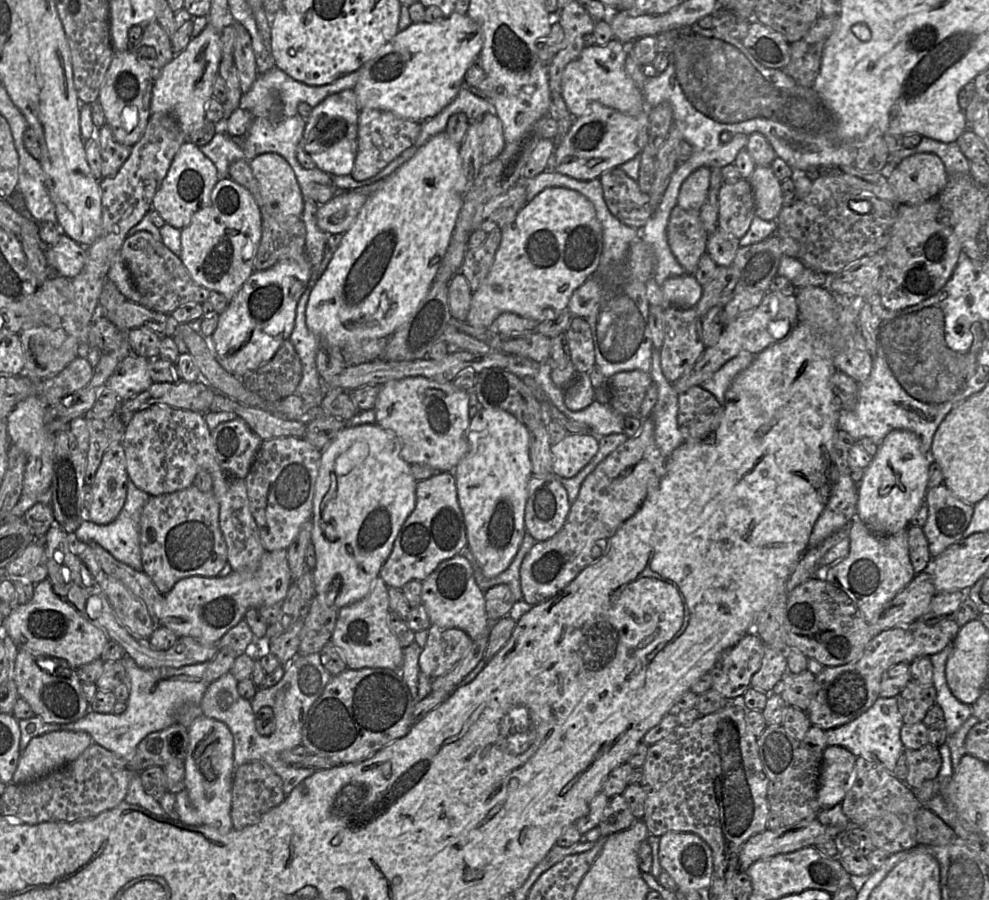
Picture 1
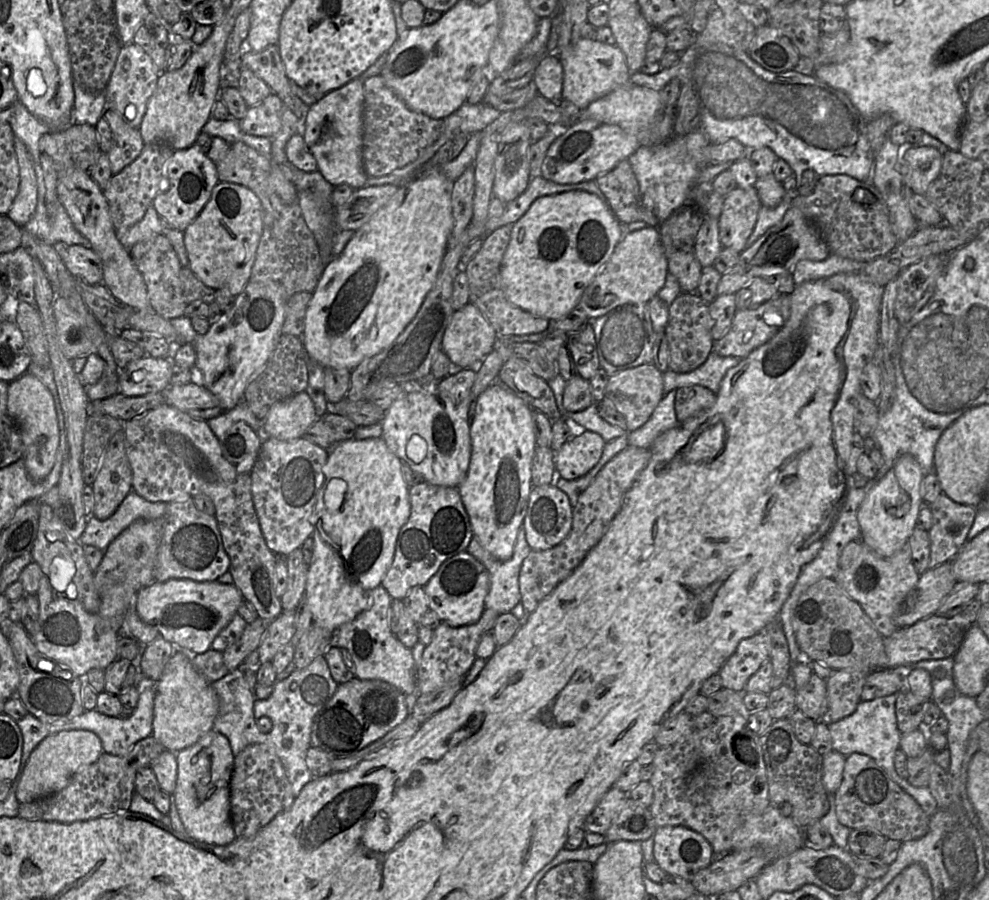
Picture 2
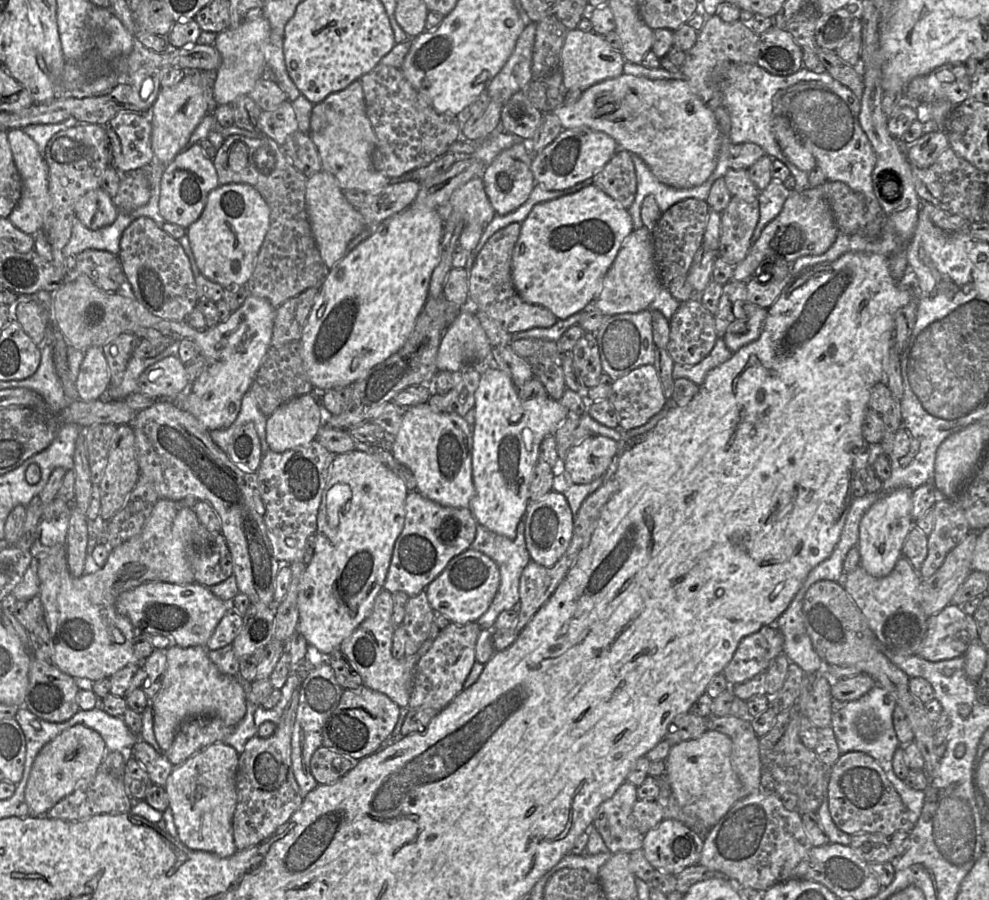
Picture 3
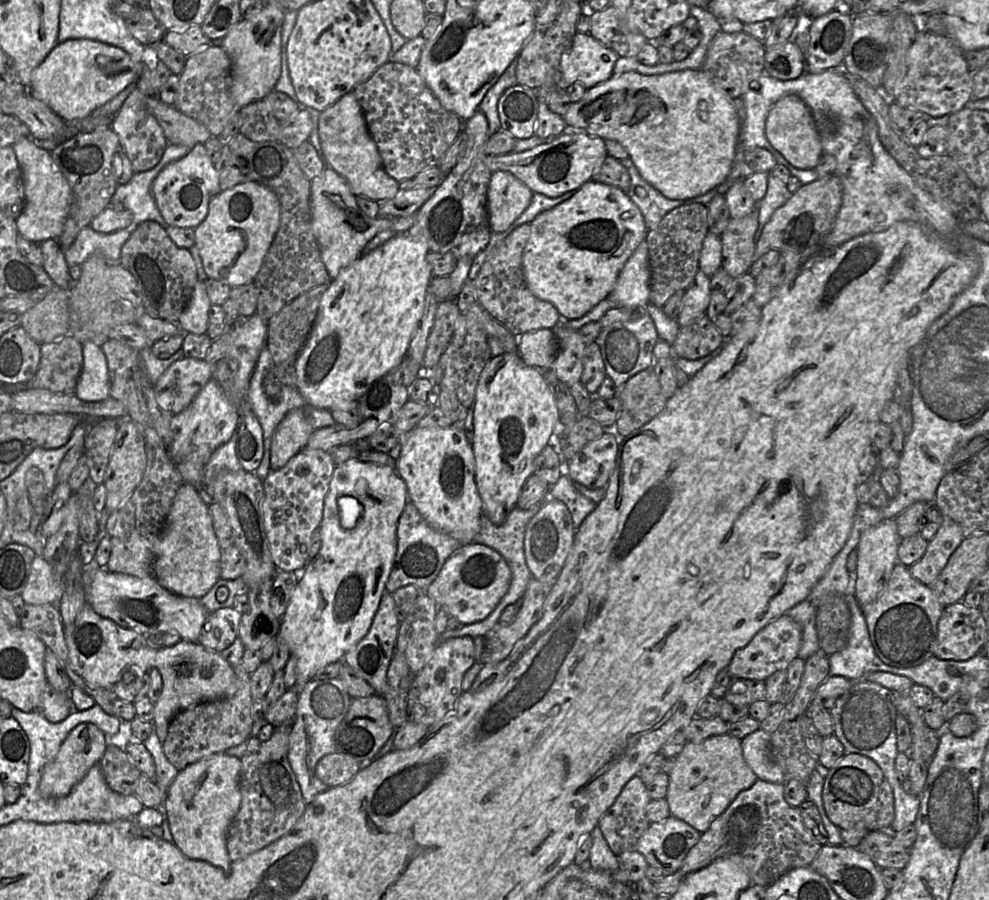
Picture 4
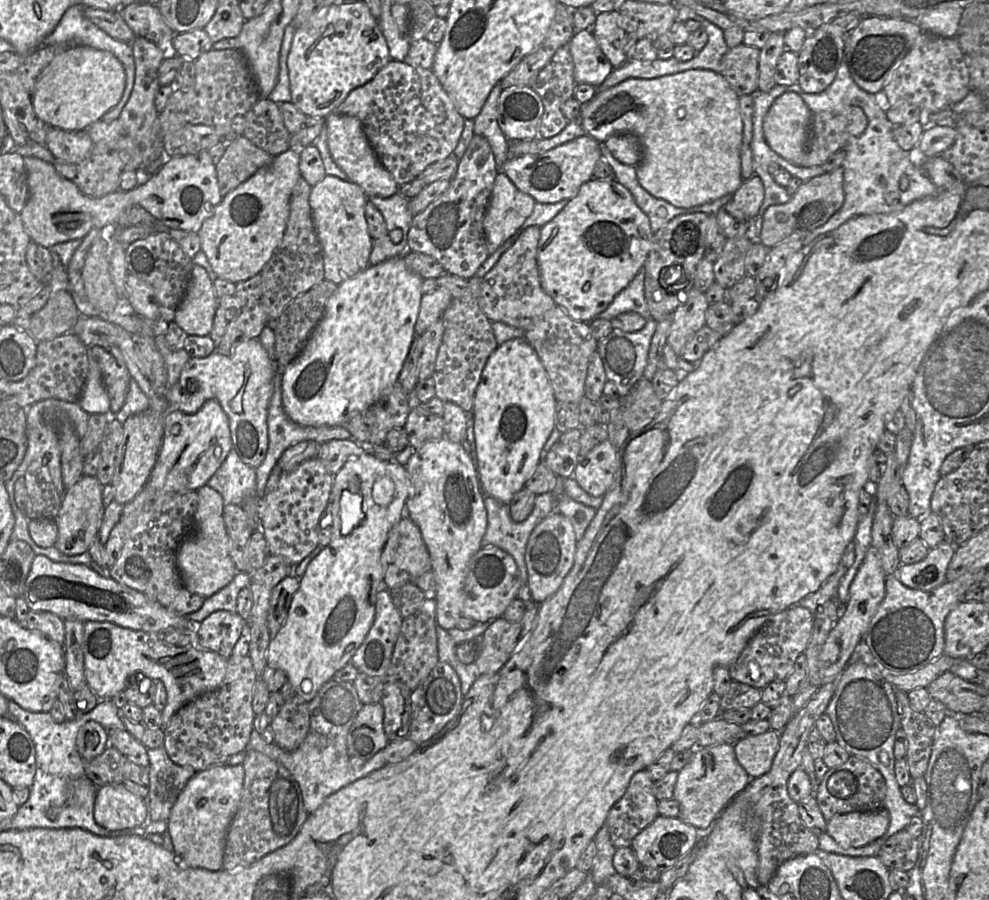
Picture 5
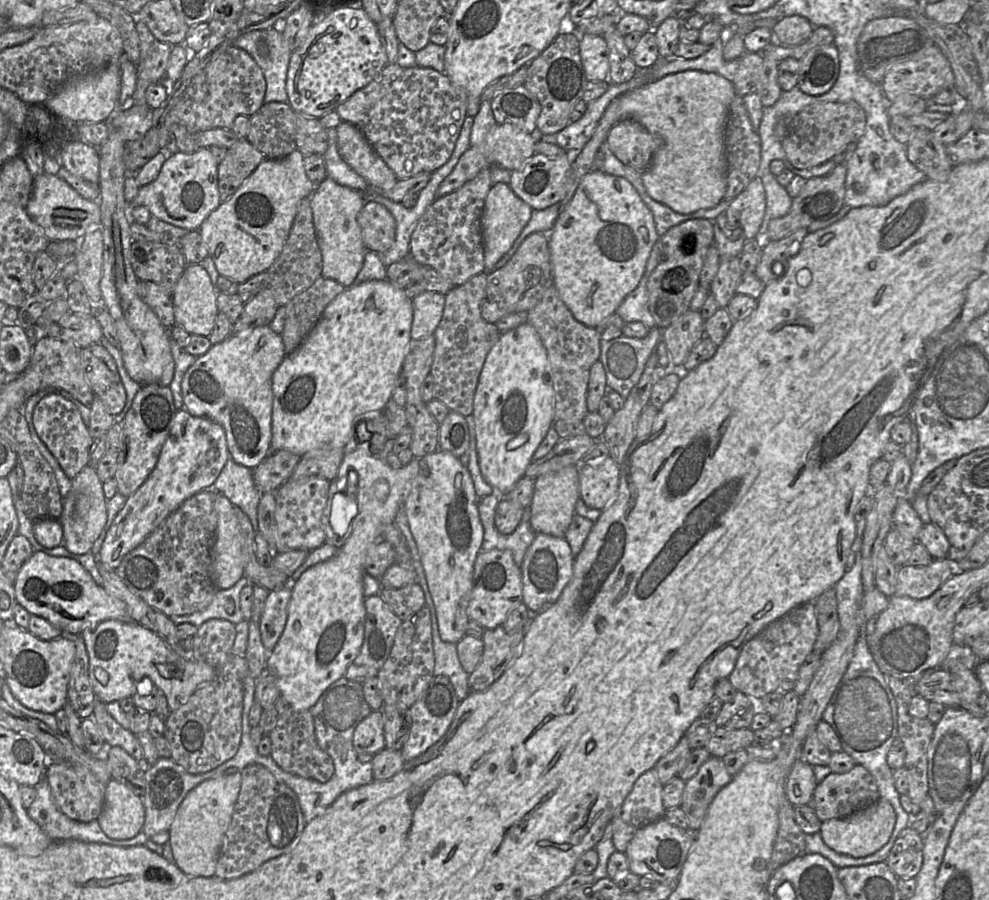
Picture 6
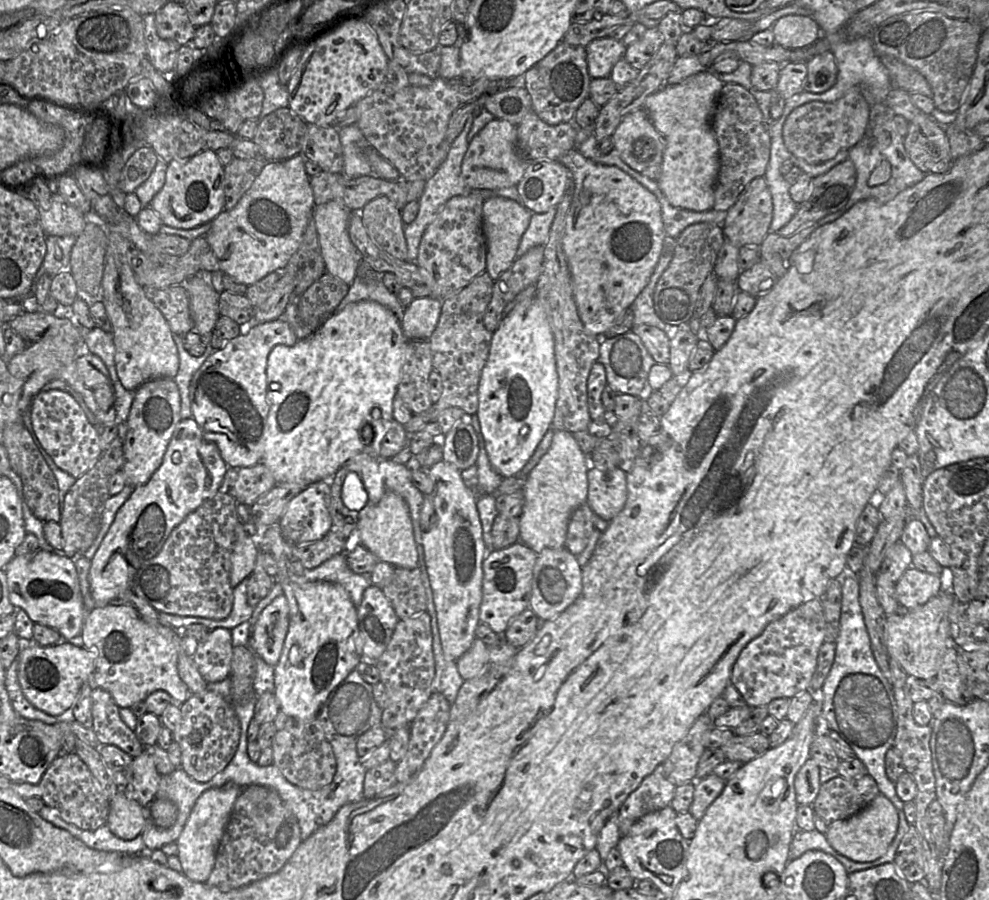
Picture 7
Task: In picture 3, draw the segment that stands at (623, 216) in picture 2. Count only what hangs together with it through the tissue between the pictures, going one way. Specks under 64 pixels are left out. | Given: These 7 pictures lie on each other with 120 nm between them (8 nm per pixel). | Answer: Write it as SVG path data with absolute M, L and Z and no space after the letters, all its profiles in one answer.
M619 149L610 161L595 173L592 181L629 210L637 191L637 177L631 152Z

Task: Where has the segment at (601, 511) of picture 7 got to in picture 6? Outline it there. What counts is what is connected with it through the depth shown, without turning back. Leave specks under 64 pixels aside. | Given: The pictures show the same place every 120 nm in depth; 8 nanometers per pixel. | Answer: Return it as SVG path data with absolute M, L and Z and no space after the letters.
M611 456L579 465L580 498L590 508L604 510L616 497L619 483L620 466Z

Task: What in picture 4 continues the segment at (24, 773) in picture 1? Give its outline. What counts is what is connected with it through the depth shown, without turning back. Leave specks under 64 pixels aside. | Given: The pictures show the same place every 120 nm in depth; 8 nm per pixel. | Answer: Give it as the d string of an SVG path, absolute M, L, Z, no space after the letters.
M93 723L77 725L62 743L59 752L45 765L39 782L39 792L44 798L67 796L89 770L100 763L107 748L105 733Z

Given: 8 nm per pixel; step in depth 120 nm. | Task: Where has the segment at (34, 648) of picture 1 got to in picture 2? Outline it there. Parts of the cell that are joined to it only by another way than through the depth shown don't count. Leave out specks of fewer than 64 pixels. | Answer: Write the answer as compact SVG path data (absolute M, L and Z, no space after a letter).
M163 519L137 520L123 530L104 551L102 562L94 571L94 586L100 600L96 614L86 611L78 600L56 596L48 578L43 574L39 581L36 597L39 602L39 617L34 628L34 634L29 635L40 654L58 665L63 665L78 677L85 677L94 668L107 669L118 659L118 639L125 634L125 614L131 607L135 607L137 593L151 585L154 581L154 567L158 547L162 536Z

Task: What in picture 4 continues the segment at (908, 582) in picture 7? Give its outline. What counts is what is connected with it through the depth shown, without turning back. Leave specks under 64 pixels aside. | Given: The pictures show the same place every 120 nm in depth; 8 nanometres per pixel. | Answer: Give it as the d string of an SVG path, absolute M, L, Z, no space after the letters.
M942 516L939 529L928 542L925 554L909 567L910 574L922 584L931 585L963 540L960 525L951 518Z

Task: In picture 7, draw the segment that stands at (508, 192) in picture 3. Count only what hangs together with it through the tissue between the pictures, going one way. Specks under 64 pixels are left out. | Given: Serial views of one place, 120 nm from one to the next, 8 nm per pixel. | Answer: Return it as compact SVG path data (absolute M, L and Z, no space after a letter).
M495 196L483 202L483 230L486 237L486 272L495 281L516 259L522 235L530 224L532 213L517 201Z

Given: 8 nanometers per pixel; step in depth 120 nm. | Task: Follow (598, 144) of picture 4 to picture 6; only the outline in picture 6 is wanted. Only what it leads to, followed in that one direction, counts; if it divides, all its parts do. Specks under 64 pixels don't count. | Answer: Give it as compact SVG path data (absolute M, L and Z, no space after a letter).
M566 151L559 158L535 153L525 164L511 172L514 193L535 210L559 204L566 195L571 164L579 151Z

